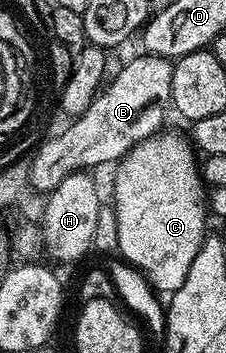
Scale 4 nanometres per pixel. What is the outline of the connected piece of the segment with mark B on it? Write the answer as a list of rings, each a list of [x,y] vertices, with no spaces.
[[[140,56],[124,62],[122,71],[116,76],[115,81],[104,86],[97,93],[85,113],[70,120],[70,126],[63,135],[43,140],[44,142],[37,149],[37,154],[28,162],[32,168],[32,182],[37,188],[38,194],[48,195],[52,193],[53,189],[59,187],[59,183],[63,183],[63,179],[67,179],[67,175],[72,173],[93,171],[96,165],[105,165],[108,161],[120,162],[121,158],[130,149],[134,149],[140,141],[145,141],[149,137],[154,137],[156,133],[162,132],[164,125],[161,124],[165,121],[165,105],[167,109],[170,104],[173,61],[168,57]]]

